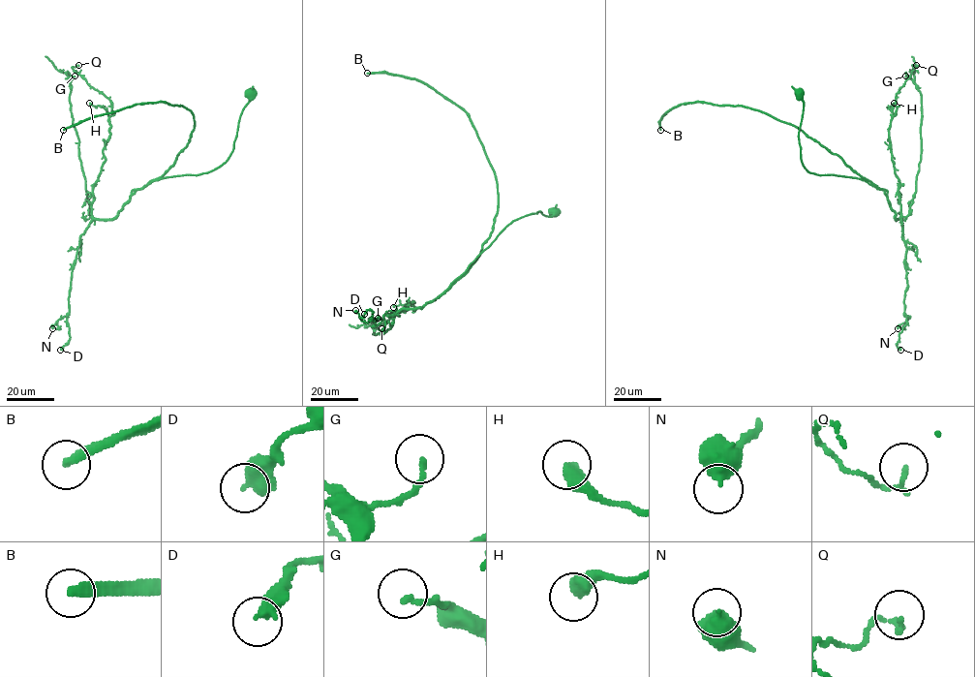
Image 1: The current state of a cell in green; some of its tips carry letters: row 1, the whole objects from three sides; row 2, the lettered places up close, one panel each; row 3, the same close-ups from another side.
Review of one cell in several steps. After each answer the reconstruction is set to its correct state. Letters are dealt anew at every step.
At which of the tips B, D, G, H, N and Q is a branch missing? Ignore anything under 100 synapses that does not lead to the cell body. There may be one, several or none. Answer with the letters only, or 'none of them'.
B

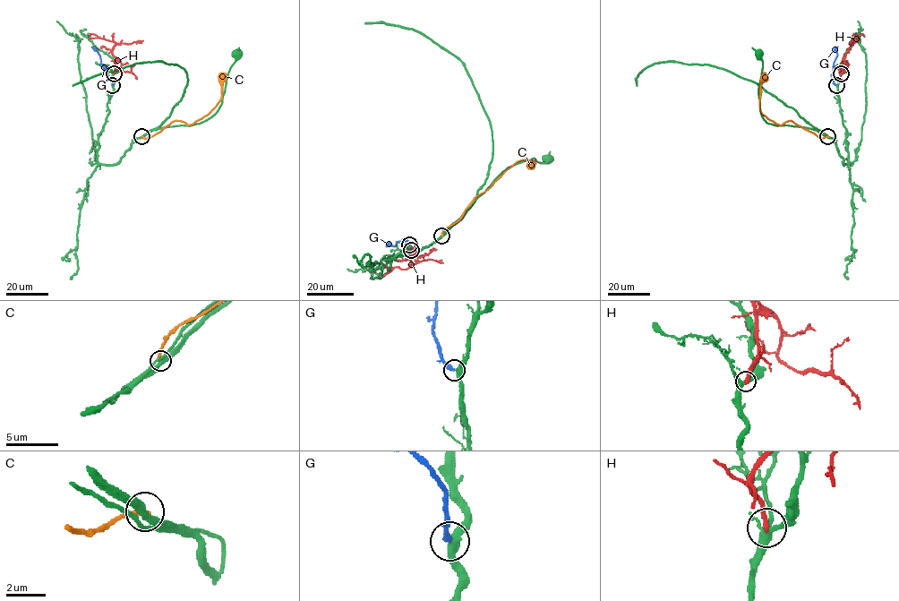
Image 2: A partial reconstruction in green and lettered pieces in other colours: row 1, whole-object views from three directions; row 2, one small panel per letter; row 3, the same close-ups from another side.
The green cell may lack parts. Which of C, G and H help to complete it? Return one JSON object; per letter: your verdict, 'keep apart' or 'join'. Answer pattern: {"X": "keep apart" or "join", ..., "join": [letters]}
{"C": "keep apart", "G": "join", "H": "keep apart", "join": ["G"]}

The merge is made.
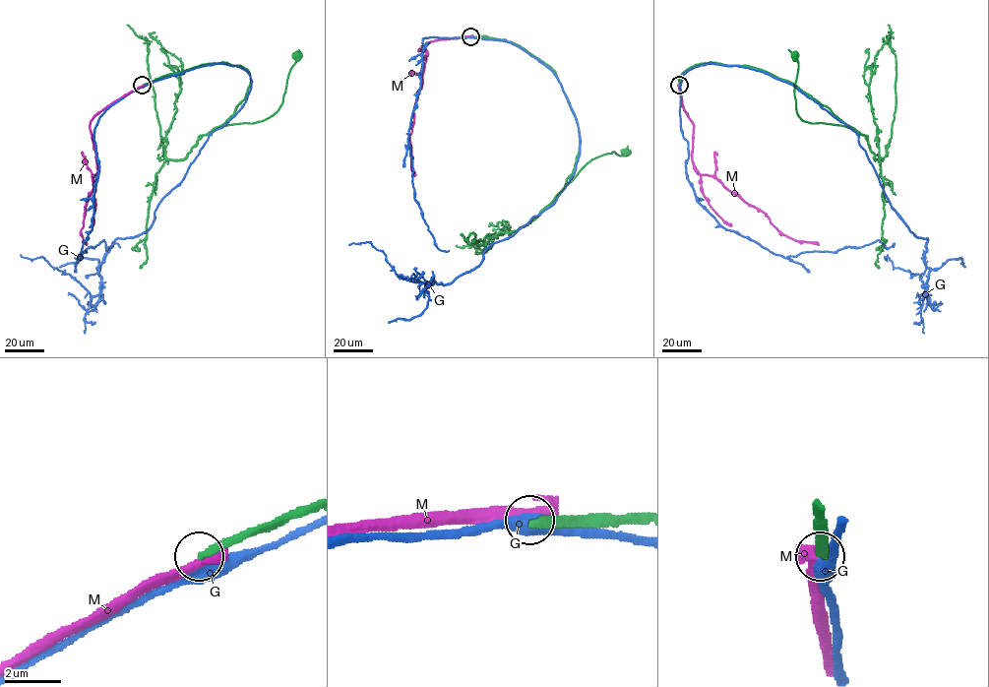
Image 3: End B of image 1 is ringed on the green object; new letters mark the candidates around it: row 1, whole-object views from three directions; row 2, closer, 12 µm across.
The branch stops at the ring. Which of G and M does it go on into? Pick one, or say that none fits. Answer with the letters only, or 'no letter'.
no letter

